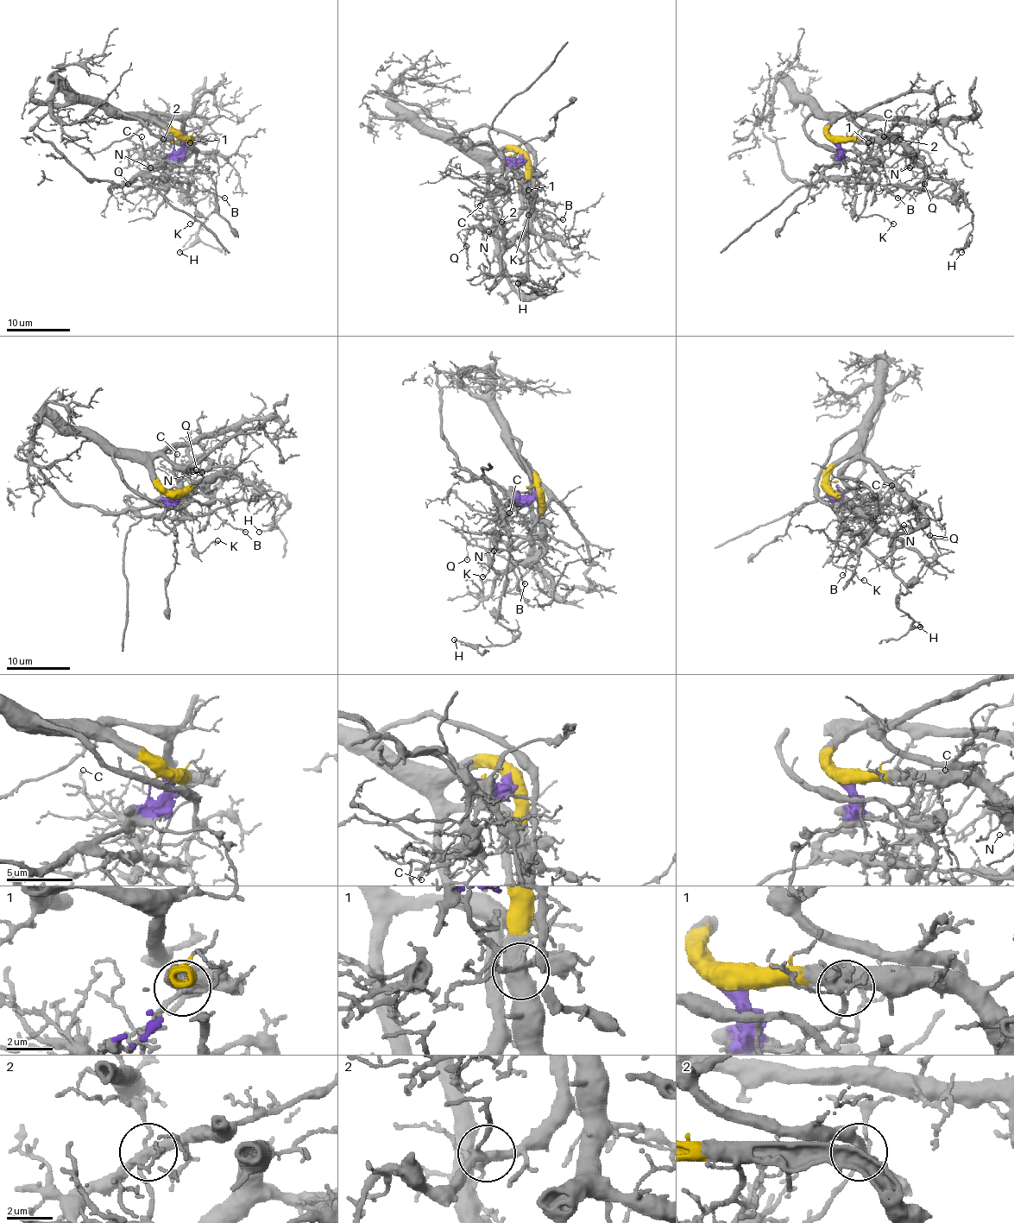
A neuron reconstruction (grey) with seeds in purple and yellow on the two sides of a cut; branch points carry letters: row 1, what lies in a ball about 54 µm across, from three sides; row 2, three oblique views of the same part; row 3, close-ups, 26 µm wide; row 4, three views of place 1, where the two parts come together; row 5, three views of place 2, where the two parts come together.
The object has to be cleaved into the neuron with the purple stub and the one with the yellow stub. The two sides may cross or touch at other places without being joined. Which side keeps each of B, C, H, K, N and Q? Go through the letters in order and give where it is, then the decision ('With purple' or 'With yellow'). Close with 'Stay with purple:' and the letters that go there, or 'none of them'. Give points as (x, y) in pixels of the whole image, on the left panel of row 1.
B: Place: (224, 198). With purple
C: Place: (141, 136). With purple
H: Place: (179, 252). With purple
K: Place: (190, 223). With purple
N: Place: (150, 167). With yellow
Q: Place: (128, 184). With yellow
Stay with purple: B, C, H, K

